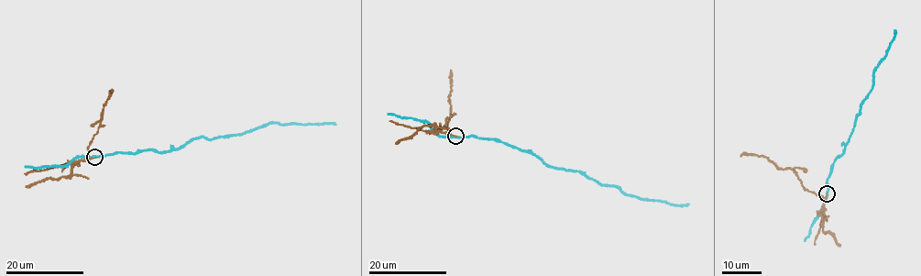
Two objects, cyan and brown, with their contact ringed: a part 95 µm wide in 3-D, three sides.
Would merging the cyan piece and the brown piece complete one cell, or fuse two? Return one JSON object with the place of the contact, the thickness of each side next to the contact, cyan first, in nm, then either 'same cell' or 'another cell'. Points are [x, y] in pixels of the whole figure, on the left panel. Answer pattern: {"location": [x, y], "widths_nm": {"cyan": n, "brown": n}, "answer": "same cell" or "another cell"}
{"location": [94, 157], "widths_nm": {"cyan": 260, "brown": 150}, "answer": "another cell"}

